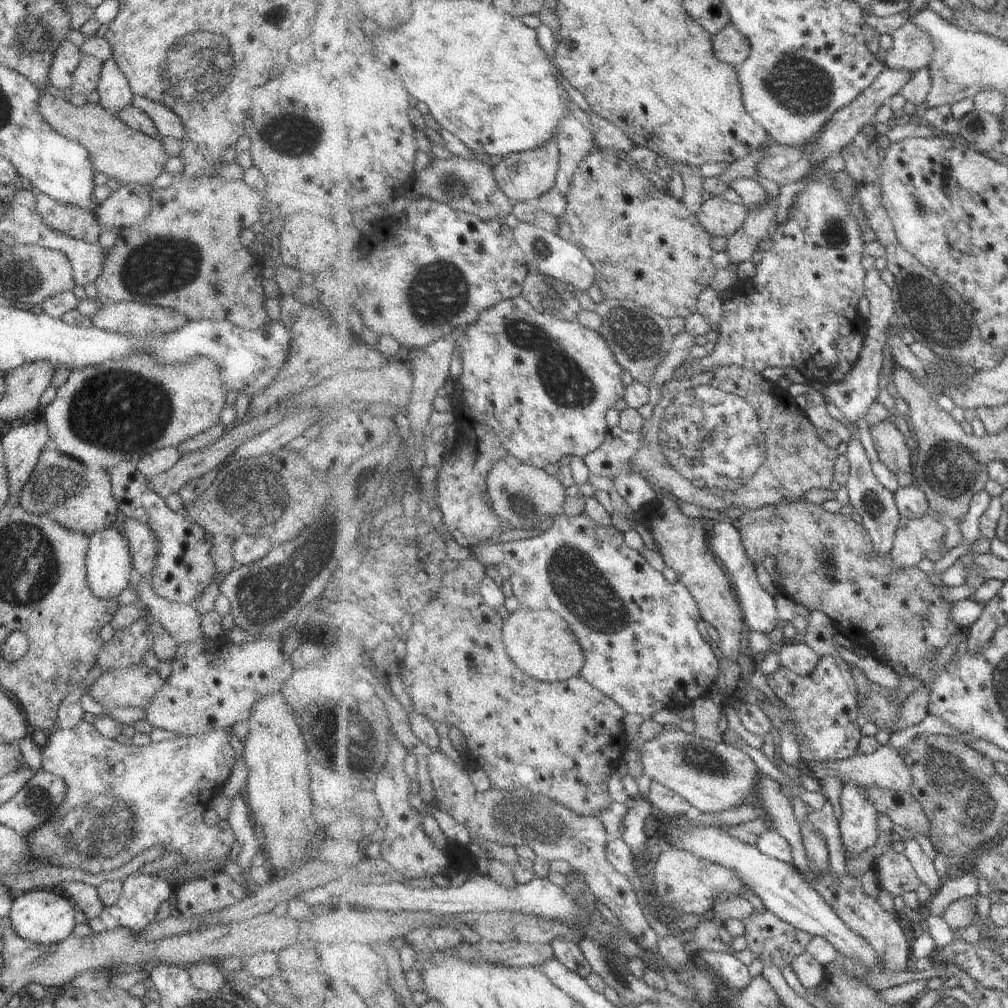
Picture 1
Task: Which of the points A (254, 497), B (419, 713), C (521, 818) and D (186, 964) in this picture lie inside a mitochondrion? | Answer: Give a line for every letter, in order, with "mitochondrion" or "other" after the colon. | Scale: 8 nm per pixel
A: mitochondrion
B: other
C: mitochondrion
D: other

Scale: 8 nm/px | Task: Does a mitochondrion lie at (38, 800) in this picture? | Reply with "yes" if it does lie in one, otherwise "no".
yes

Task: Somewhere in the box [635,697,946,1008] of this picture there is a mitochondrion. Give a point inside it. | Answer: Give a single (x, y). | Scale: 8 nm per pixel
(693, 756)

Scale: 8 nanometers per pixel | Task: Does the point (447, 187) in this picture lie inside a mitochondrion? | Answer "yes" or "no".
yes

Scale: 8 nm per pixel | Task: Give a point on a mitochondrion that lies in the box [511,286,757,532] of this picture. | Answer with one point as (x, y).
(637, 334)

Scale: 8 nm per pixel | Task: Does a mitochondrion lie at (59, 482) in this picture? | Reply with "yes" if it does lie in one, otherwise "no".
yes

